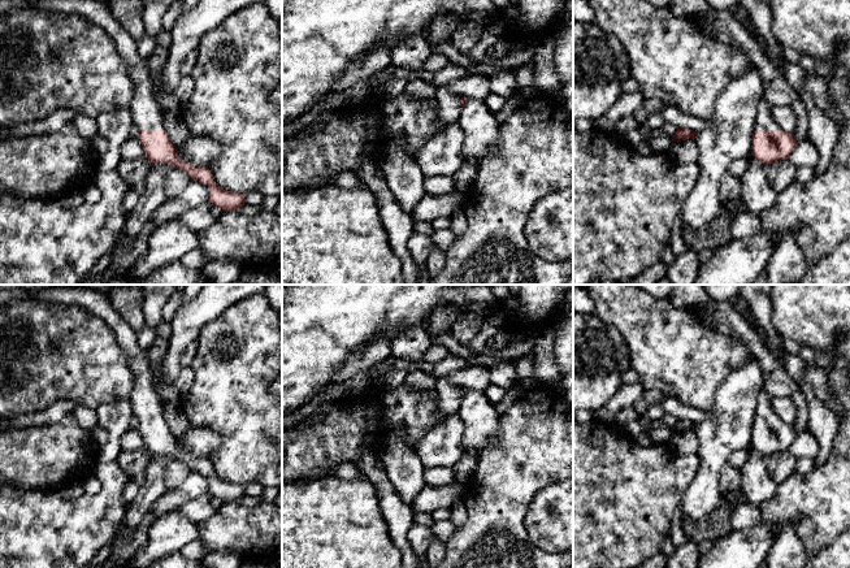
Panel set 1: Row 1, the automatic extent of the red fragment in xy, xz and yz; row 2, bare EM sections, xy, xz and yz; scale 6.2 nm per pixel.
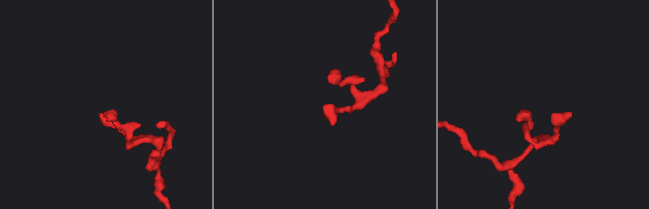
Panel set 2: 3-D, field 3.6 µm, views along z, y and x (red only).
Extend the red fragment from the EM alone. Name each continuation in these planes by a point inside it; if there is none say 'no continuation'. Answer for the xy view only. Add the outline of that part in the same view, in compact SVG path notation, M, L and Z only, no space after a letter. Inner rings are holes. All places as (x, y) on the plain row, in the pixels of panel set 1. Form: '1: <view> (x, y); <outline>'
1: xy (147, 406); M56 286L45 290L0 290L0 305L14 298L32 296L36 300L64 305L79 305L104 320L129 356L134 372L134 387L130 394L133 416L139 421L165 421L164 404L152 385L152 369L146 352L139 347L134 329L112 307L108 296L99 290L78 286Z

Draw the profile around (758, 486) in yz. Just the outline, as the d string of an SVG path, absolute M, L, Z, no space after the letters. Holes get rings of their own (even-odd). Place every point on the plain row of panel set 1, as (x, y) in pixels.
M751 445L749 446L749 459L741 471L743 474L741 490L746 503L759 508L763 502L775 495L777 484L769 477L763 455Z

